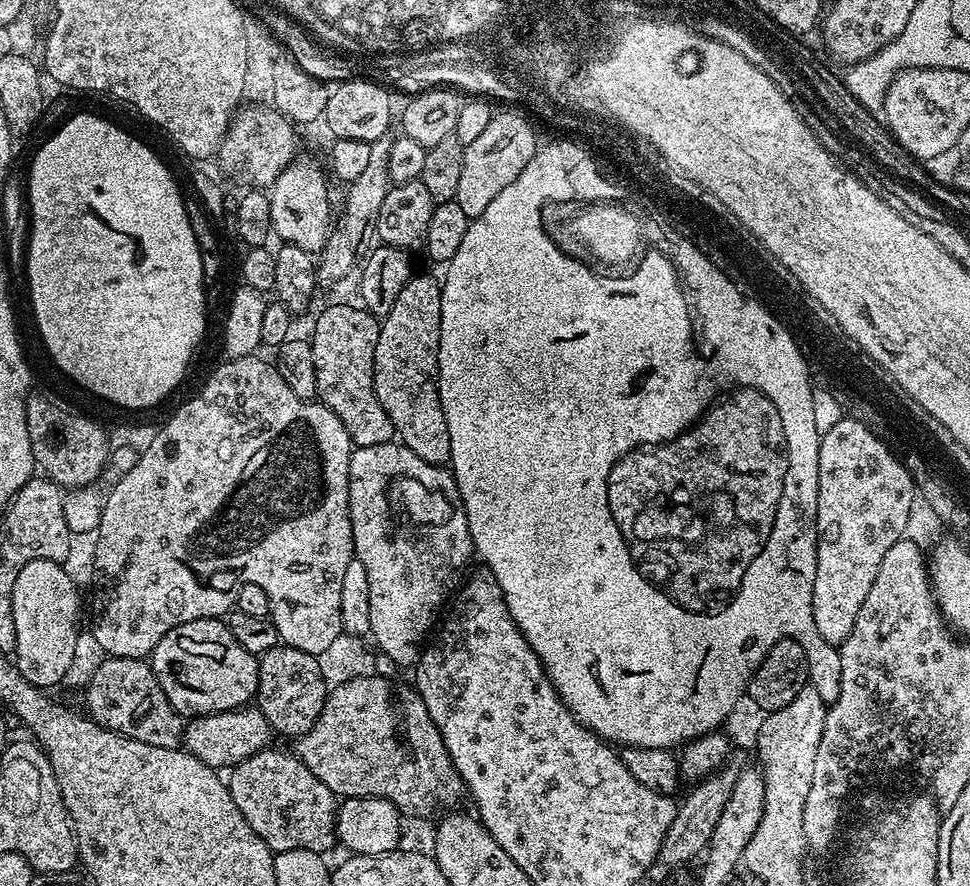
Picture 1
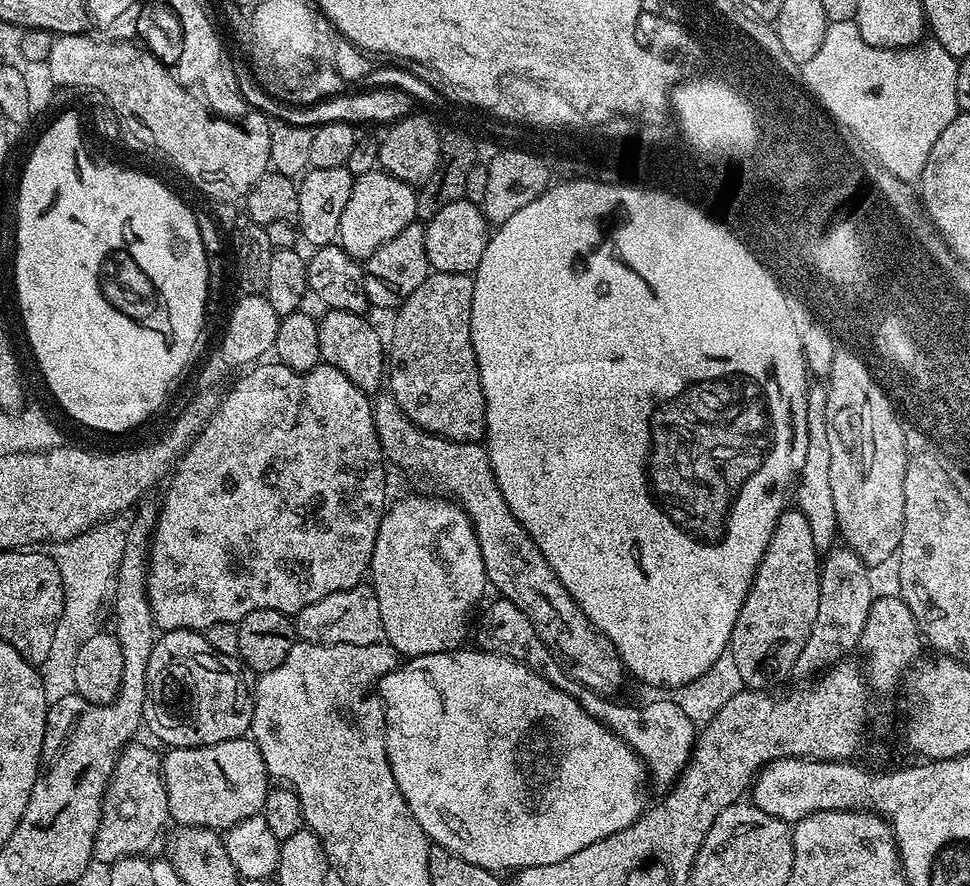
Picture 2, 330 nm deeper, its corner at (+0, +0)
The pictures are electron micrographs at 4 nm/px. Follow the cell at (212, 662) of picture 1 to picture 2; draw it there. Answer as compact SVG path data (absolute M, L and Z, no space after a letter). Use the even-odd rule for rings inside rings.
M176 628L173 632L164 632L159 637L154 646L154 650L148 659L148 703L144 706L143 723L149 728L158 739L168 748L205 748L218 742L227 740L241 739L251 729L252 715L254 714L255 699L240 696L240 672L242 673L242 664L237 657L218 654L210 646L207 635L191 628Z

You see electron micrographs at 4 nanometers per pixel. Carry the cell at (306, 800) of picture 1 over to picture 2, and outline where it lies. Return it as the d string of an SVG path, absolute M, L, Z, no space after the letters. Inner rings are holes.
M241 738L205 748L168 748L162 756L168 815L185 828L227 830L264 811L270 787L268 767L255 740Z

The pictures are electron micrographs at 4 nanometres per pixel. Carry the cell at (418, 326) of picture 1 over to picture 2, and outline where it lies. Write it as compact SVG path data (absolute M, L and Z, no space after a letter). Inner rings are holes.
M429 271L426 282L422 282L422 286L418 286L418 290L414 290L414 294L410 294L405 298L404 303L395 309L394 316L396 321L392 324L392 344L386 348L386 384L390 389L392 396L396 399L396 405L403 410L405 416L412 423L419 426L423 432L433 432L435 436L445 436L447 440L471 439L480 435L483 427L483 419L485 417L485 402L482 394L482 382L478 374L478 362L474 354L474 346L472 345L472 299L474 298L474 279L466 272L434 272Z

